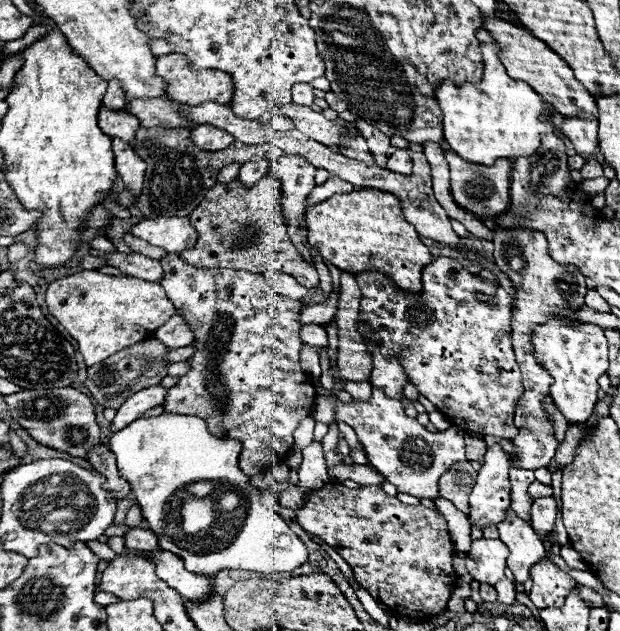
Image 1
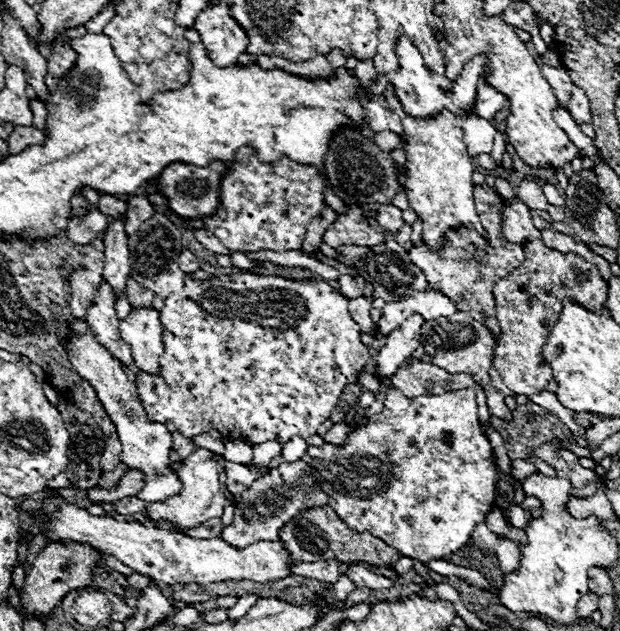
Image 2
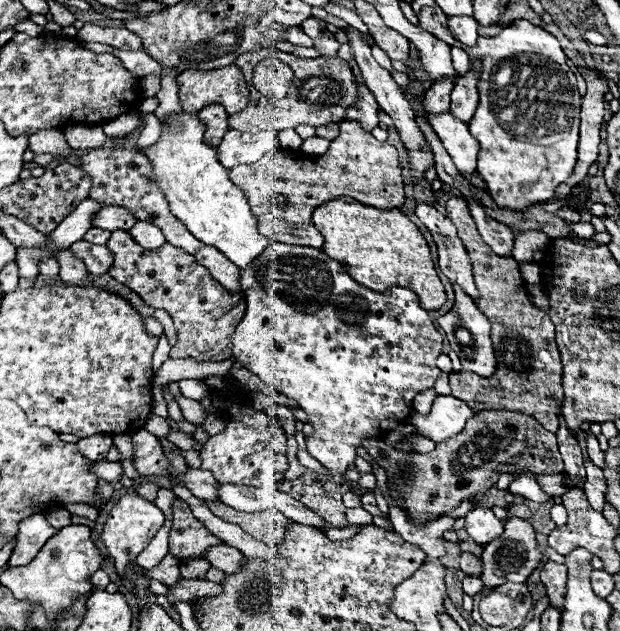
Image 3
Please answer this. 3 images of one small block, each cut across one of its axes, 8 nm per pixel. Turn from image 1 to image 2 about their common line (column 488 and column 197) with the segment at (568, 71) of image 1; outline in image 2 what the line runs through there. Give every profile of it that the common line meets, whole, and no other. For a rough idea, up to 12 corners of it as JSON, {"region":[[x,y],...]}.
{"region":[[226,4],[202,10],[194,30],[216,68],[248,46]]}

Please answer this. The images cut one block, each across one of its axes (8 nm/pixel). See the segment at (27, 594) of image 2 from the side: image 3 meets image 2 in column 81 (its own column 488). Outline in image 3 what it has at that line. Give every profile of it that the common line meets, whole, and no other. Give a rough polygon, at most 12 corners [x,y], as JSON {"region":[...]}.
{"region":[[528,520],[482,552],[482,582],[526,582],[542,560]]}

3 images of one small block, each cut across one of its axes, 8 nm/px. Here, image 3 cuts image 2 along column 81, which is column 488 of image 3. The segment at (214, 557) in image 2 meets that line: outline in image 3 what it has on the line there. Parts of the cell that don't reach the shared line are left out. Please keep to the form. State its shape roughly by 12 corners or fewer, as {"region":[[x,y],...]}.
{"region":[[490,508],[466,514],[466,530],[478,544],[504,532]]}

